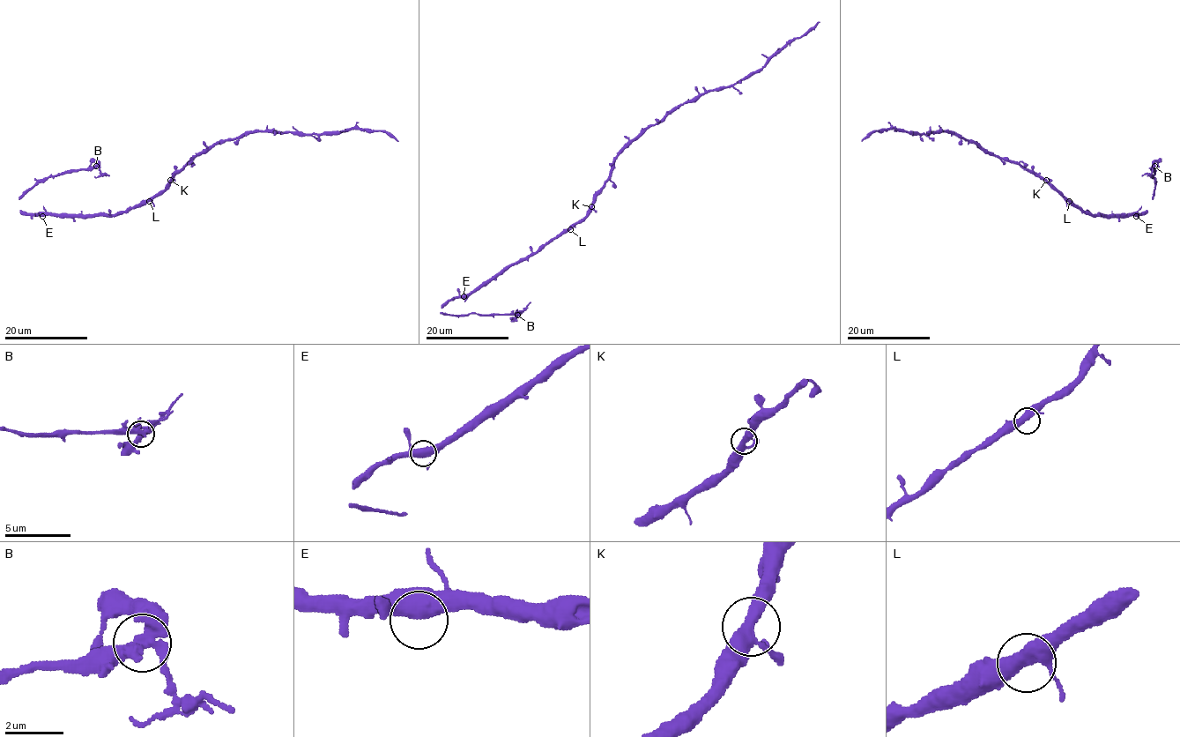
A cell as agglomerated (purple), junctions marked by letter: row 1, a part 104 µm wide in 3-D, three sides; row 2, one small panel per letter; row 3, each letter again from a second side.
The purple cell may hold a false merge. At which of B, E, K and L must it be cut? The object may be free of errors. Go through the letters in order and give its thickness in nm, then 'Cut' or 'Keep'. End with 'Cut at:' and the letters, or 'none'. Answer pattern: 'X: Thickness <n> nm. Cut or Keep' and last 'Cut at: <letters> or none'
B: Thickness 360 nm. Cut
E: Thickness 420 nm. Keep
K: Thickness 340 nm. Keep
L: Thickness 380 nm. Keep
Cut at: B

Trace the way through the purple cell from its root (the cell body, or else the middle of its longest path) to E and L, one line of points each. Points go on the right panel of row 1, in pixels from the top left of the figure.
E: (1043, 180), (1091, 214), (1136, 216)
L: (1043, 180), (1069, 201)

